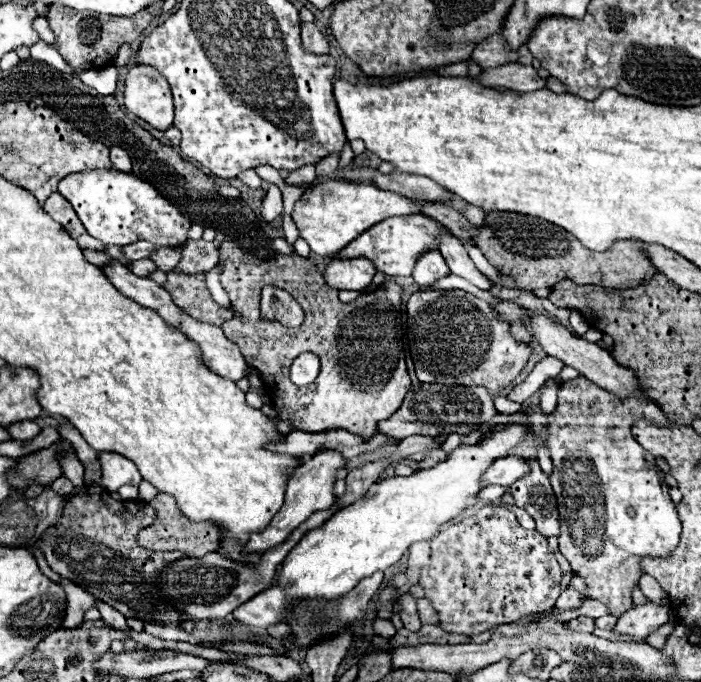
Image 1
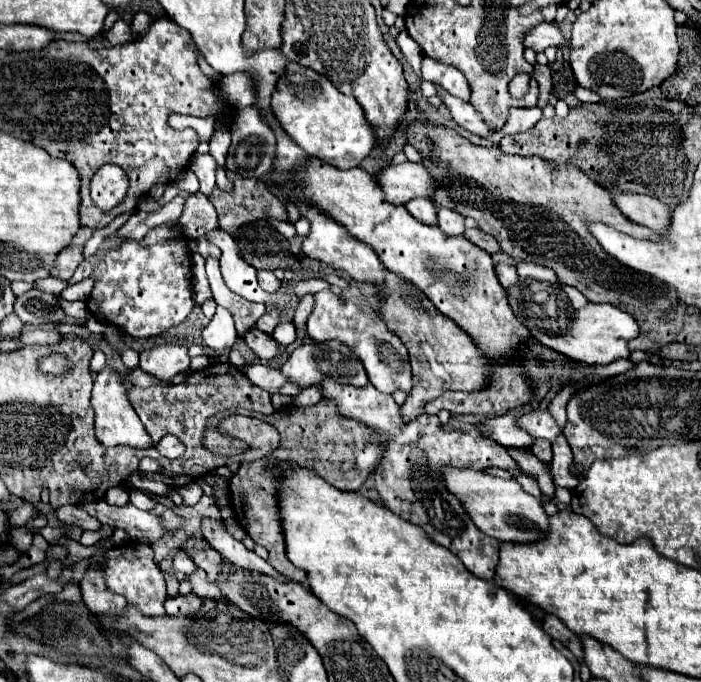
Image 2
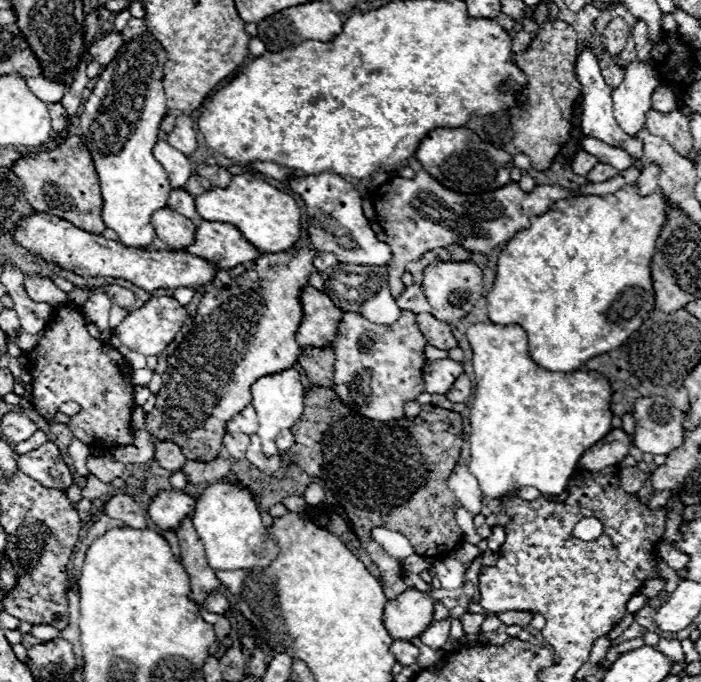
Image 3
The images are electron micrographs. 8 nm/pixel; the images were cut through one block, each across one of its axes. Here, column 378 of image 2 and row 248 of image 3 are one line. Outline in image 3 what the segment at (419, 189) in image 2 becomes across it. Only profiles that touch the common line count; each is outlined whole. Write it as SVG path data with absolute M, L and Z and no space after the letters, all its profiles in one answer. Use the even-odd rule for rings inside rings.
M170 208L158 210L152 216L152 226L156 230L156 236L172 250L184 250L190 244L194 244L196 226L192 224L192 220L172 212Z

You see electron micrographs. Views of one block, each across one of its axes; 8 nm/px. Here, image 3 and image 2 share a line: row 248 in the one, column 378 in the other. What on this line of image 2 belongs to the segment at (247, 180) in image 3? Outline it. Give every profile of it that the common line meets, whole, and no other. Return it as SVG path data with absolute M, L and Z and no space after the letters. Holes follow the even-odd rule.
M294 202L294 204L298 206L300 214L310 220L310 236L308 236L308 238L304 240L304 244L302 244L302 246L304 246L304 254L306 254L308 258L320 260L320 262L328 264L328 266L334 268L334 270L342 270L342 272L346 272L348 276L352 276L354 280L368 282L368 284L374 284L374 286L378 286L378 288L384 288L384 264L380 262L380 258L376 256L376 252L374 252L368 244L352 238L352 236L346 232L346 228L342 228L338 222L334 222L334 220L328 218L326 214L318 212L316 208L310 208L310 206L300 204L300 202Z

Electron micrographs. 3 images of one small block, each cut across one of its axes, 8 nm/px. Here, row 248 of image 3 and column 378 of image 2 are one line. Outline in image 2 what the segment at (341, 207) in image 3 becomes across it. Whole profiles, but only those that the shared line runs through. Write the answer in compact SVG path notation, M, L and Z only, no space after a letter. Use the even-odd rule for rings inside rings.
M356 286L342 290L342 294L346 302L342 302L332 290L322 290L316 294L316 306L308 318L310 338L316 342L326 340L344 342L362 360L374 388L378 388L384 394L392 394L396 390L408 394L412 390L412 368L406 346L402 344L402 340L398 340L398 336L394 336L386 328L382 318L372 310L372 306L366 302L366 298L360 294Z

